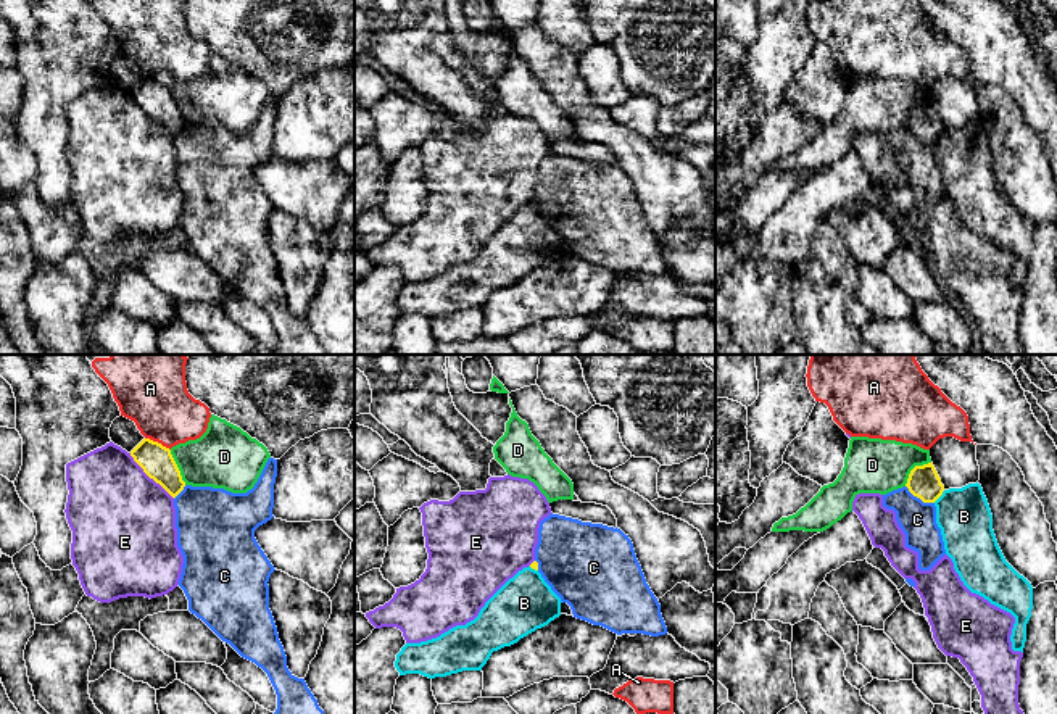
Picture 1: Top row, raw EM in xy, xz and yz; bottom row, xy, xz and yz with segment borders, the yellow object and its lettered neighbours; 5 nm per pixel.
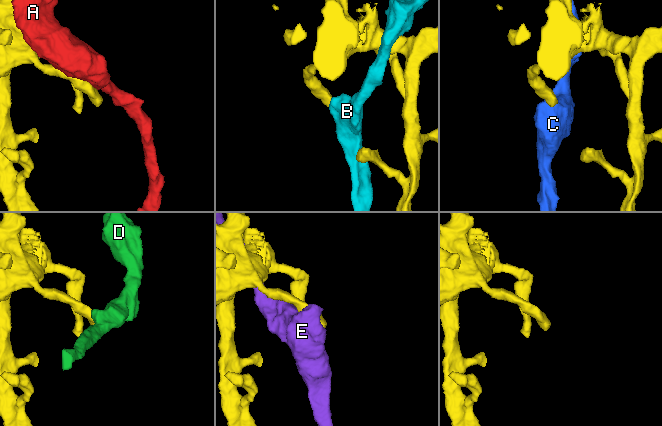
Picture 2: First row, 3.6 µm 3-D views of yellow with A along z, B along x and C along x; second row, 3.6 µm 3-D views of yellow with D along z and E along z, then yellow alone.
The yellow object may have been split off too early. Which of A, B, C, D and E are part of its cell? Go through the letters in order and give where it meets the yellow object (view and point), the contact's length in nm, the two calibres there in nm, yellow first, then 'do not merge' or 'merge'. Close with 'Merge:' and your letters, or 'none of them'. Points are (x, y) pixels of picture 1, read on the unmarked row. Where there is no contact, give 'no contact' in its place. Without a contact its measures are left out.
A: contact xy (157, 81); length 140 nm; calibres 160 and 340 nm; do not merge
B: contact yz (938, 136); length 90 nm; calibres 160 and 260 nm; do not merge
C: contact yz (919, 136); length 170 nm; calibres 160 and 190 nm; do not merge
D: contact yz (912, 108); length 180 nm; calibres 160 and 280 nm; do not merge
E: contact xy (150, 116); length 320 nm; calibres 160 and 500 nm; do not merge
Merge: none of them

